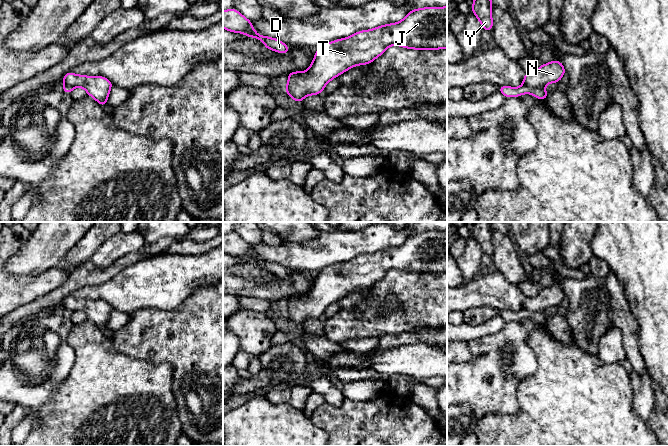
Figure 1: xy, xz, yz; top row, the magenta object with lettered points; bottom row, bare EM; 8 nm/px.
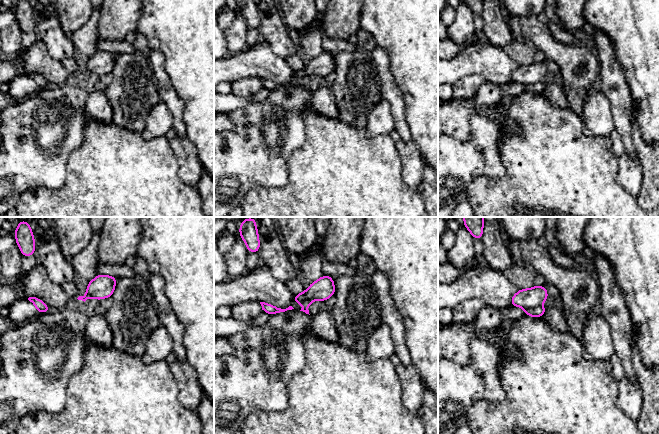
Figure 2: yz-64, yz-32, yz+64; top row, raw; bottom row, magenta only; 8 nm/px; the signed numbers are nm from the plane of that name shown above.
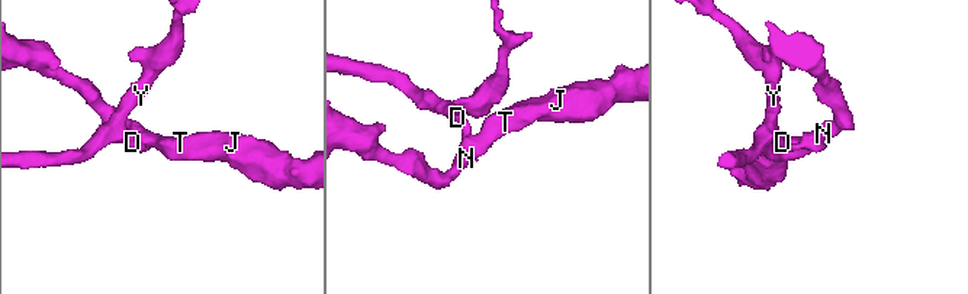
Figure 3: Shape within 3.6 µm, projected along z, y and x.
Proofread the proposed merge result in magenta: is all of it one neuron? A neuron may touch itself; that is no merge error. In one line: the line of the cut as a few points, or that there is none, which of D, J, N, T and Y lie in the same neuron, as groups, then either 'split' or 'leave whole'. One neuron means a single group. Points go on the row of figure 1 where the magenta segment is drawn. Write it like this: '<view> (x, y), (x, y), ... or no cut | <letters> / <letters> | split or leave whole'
yz (523, 84), (529, 87), (542, 88) | D Y / J N T | split

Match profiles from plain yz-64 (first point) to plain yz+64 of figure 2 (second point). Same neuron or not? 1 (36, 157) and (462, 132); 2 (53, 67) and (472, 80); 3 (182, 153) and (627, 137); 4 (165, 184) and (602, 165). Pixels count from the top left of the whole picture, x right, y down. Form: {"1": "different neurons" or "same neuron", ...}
{"1": "different neurons", "2": "different neurons", "3": "different neurons", "4": "same neuron"}

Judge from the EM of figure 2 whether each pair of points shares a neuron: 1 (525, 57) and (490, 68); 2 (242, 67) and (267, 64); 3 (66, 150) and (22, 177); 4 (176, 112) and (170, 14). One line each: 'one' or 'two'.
1: two
2: one
3: one
4: two

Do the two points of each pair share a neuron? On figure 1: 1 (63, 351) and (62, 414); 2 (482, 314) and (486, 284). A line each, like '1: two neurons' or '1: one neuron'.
1: two neurons
2: two neurons

